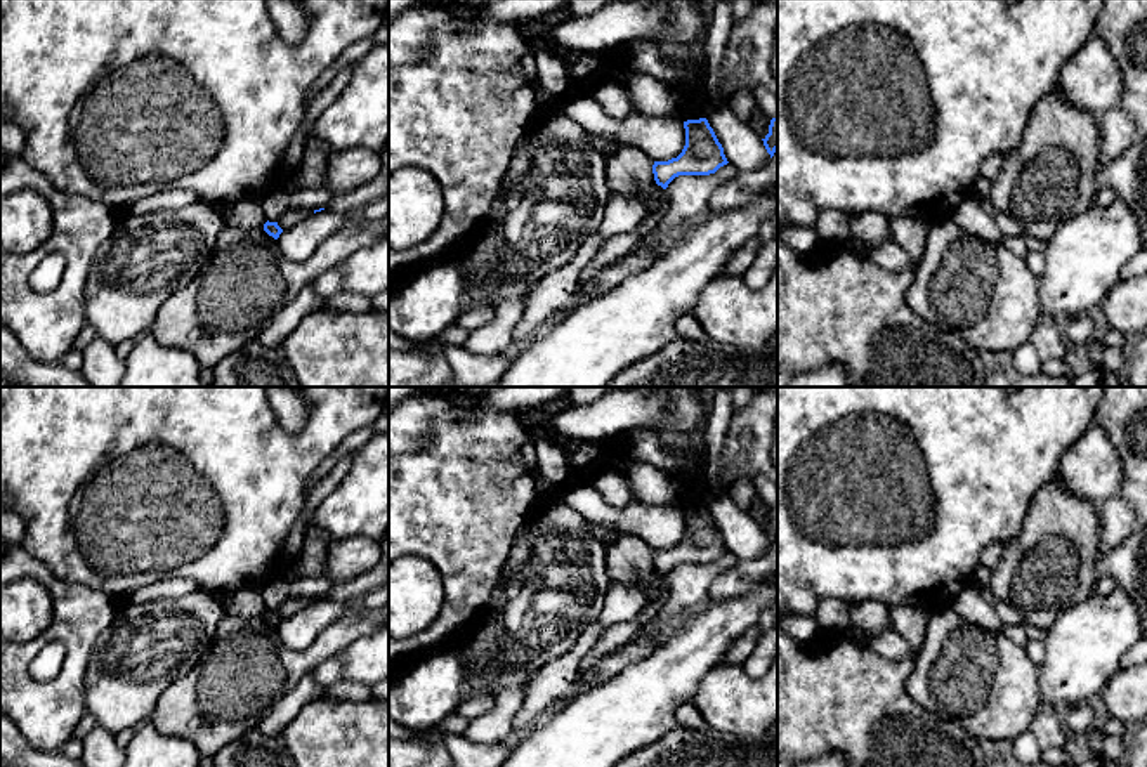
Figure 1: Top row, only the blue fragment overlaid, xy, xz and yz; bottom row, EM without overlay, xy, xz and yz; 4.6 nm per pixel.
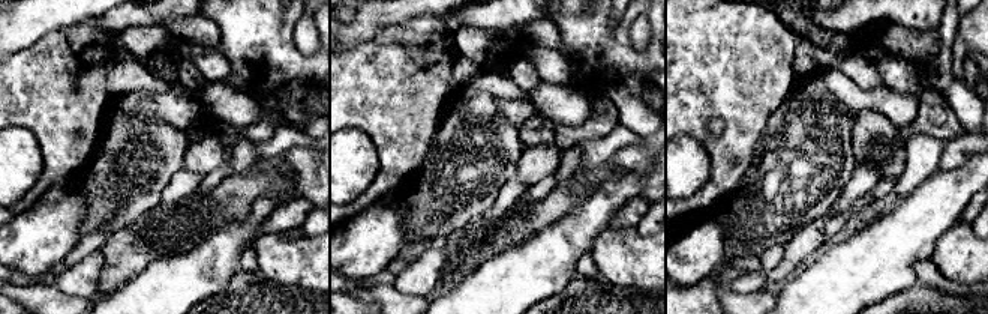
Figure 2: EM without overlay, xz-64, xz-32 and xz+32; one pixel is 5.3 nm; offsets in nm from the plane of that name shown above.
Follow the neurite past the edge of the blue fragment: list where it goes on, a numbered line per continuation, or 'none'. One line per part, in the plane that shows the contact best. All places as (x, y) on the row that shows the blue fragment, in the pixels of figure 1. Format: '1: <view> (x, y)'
none

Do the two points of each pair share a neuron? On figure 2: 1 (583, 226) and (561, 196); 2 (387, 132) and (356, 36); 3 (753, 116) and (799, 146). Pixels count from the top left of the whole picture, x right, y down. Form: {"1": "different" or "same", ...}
{"1": "different", "2": "different", "3": "different"}

